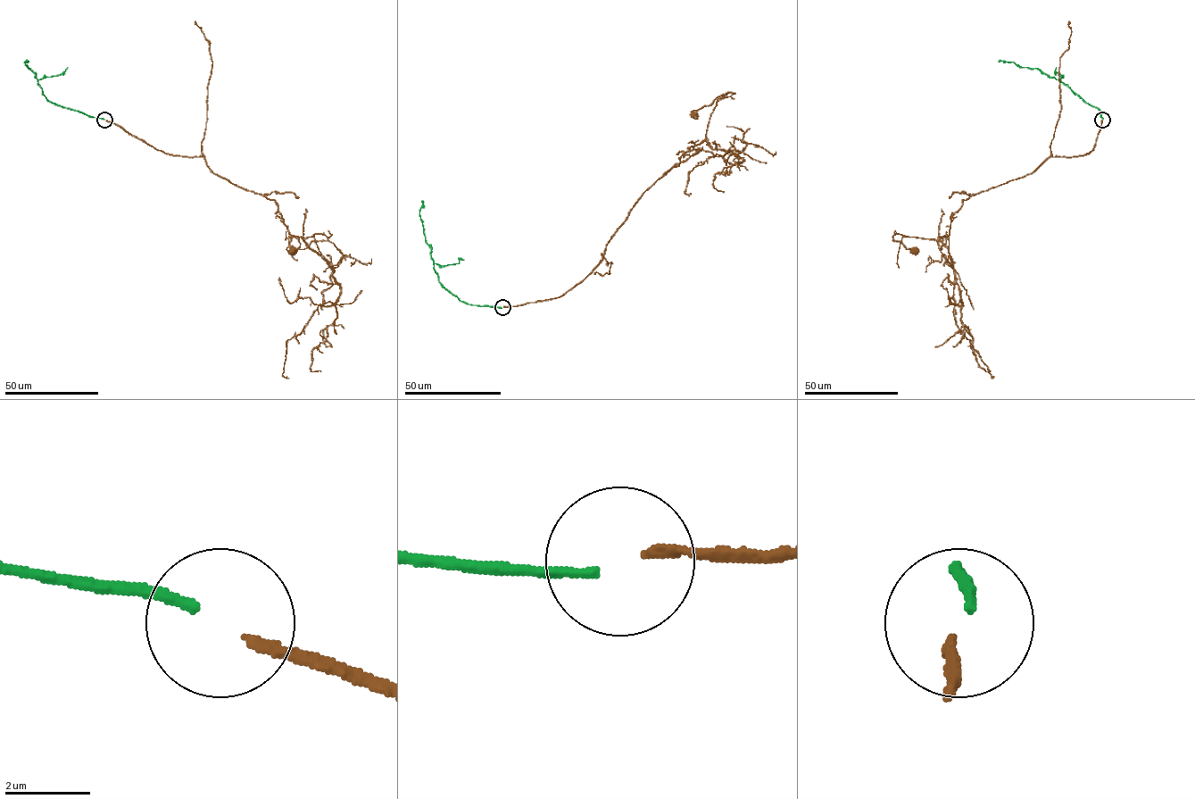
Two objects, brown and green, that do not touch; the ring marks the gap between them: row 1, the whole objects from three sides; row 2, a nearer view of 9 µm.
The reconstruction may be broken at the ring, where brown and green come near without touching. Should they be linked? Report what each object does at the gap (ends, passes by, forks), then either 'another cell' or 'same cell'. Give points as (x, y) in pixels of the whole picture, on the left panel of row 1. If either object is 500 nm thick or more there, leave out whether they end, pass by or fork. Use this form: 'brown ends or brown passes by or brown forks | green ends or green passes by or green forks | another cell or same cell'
brown ends | green ends | another cell

